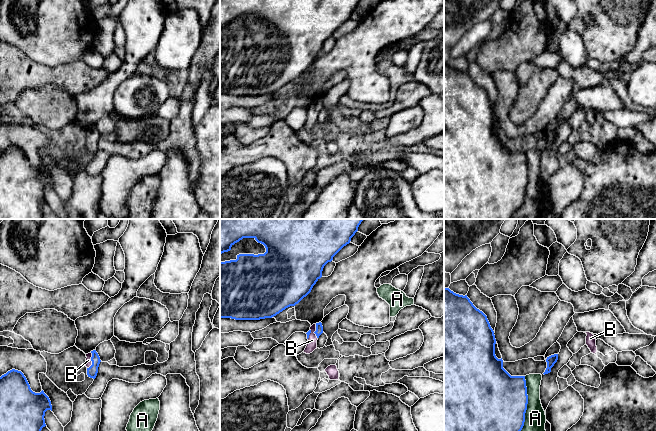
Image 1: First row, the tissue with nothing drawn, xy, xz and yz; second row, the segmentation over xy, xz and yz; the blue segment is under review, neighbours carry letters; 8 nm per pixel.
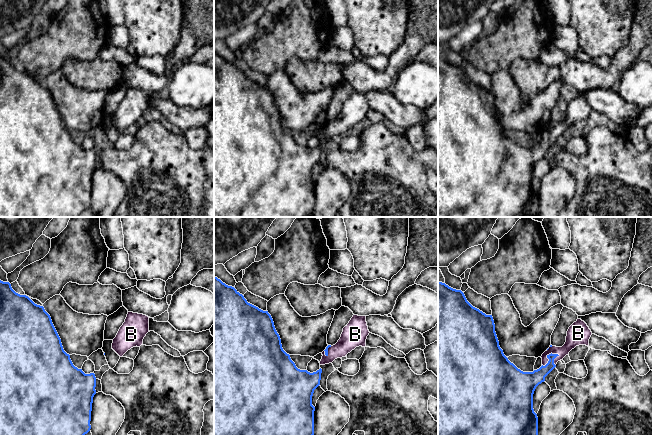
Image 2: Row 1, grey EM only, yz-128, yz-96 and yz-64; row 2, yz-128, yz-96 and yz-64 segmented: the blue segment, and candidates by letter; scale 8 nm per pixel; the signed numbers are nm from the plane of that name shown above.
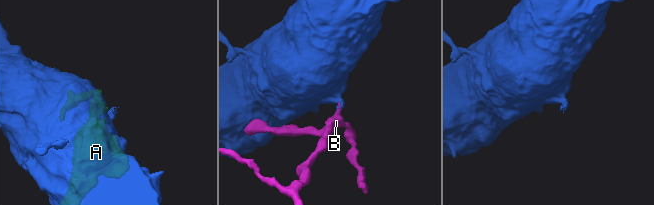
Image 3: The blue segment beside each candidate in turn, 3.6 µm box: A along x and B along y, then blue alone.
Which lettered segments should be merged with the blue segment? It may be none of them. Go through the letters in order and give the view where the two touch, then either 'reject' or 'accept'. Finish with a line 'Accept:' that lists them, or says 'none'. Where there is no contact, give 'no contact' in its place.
A: yz | reject
B: xy | accept
Accept: B

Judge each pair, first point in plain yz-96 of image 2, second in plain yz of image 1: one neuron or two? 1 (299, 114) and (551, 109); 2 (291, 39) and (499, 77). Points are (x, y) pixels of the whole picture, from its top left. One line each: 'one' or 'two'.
1: one
2: two

